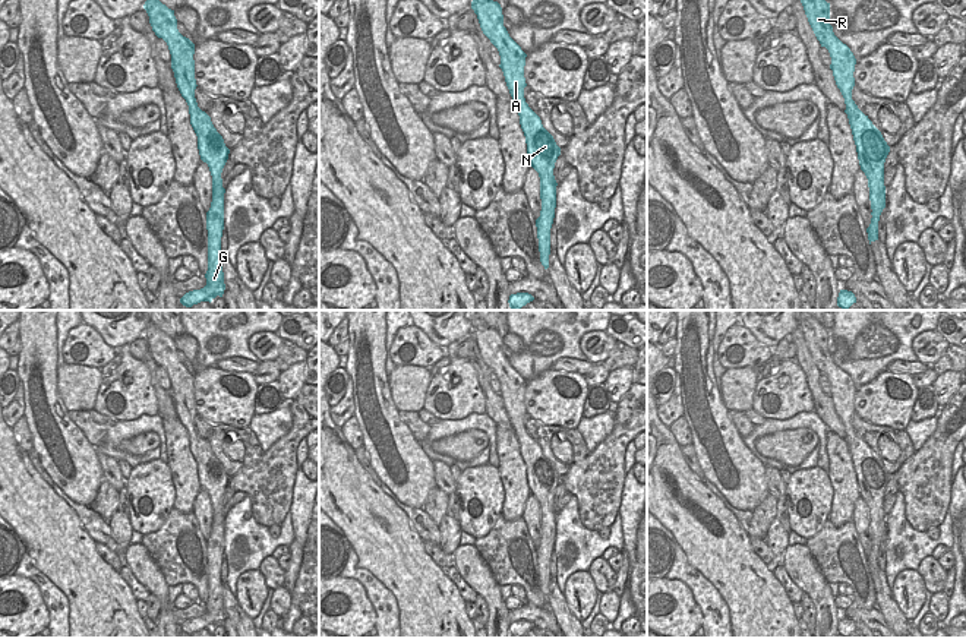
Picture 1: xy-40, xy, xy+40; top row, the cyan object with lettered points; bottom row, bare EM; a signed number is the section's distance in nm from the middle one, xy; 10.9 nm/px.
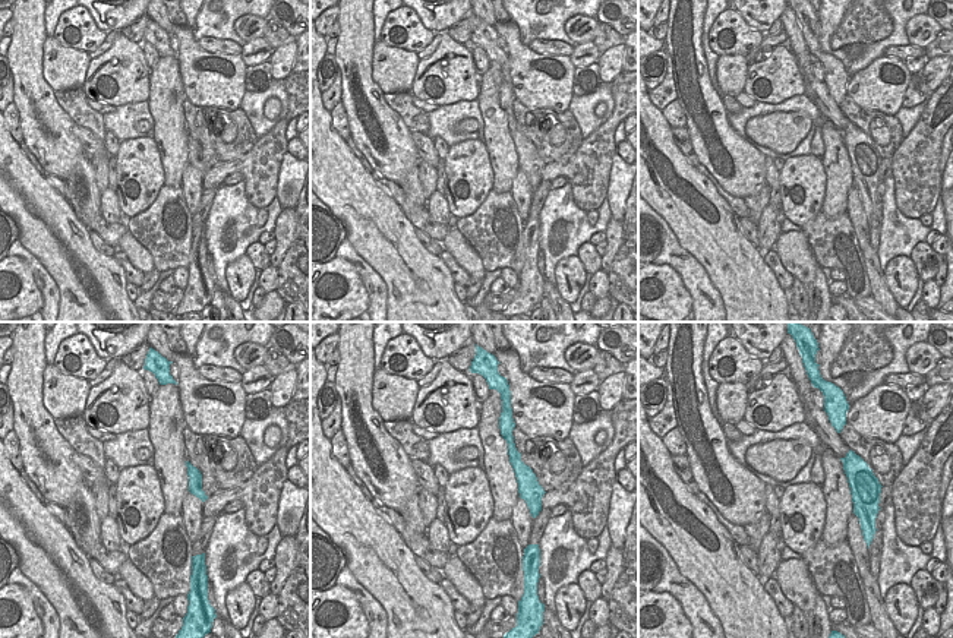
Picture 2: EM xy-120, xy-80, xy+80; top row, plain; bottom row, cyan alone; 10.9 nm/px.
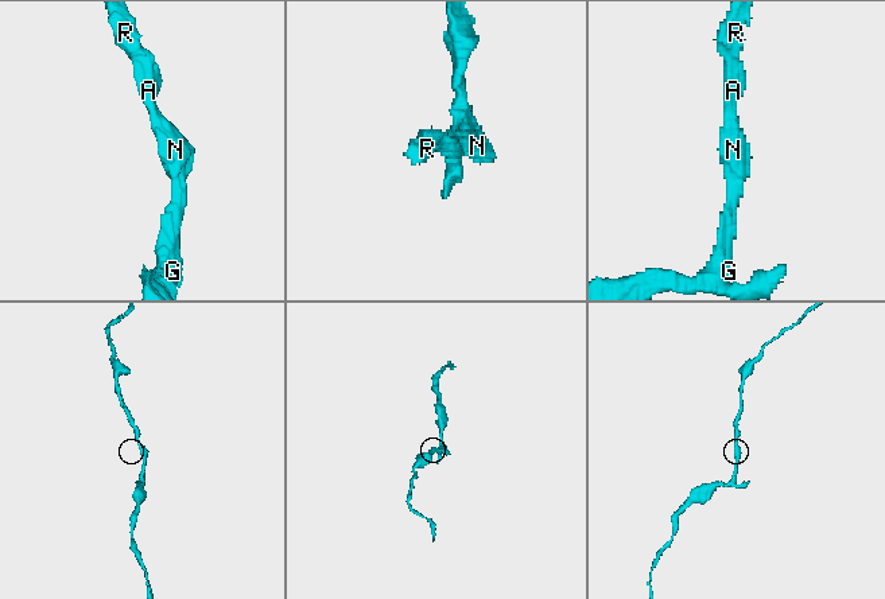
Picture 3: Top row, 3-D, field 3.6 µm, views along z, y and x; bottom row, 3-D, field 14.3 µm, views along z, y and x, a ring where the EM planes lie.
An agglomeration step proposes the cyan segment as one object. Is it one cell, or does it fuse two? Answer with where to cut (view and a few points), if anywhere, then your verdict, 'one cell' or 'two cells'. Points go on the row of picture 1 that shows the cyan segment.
no cut; one cell

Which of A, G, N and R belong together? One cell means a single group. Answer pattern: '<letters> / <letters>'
A G N R

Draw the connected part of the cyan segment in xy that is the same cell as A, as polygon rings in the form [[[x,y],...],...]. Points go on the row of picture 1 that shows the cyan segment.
[[[473,0],[471,9],[477,15],[483,34],[498,48],[501,56],[499,67],[503,72],[506,86],[520,116],[520,124],[525,136],[527,154],[531,167],[540,177],[542,211],[536,219],[540,262],[549,268],[550,228],[556,208],[556,180],[553,168],[561,148],[553,136],[543,127],[540,117],[528,107],[524,98],[527,86],[524,66],[527,54],[509,37],[503,26],[502,7],[493,0]]]

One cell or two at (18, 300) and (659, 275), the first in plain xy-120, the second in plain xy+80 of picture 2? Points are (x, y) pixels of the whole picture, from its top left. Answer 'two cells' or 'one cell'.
one cell

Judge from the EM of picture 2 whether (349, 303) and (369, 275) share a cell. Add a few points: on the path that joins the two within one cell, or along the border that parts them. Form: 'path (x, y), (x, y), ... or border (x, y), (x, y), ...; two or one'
border (341, 258), (356, 269), (369, 306); two

